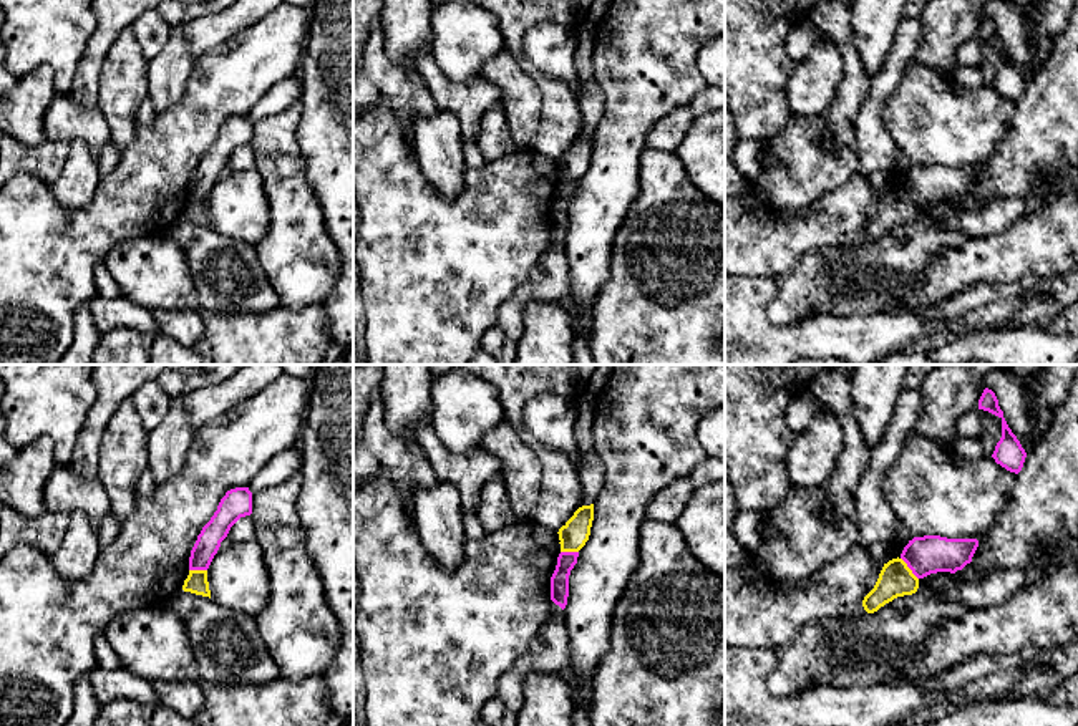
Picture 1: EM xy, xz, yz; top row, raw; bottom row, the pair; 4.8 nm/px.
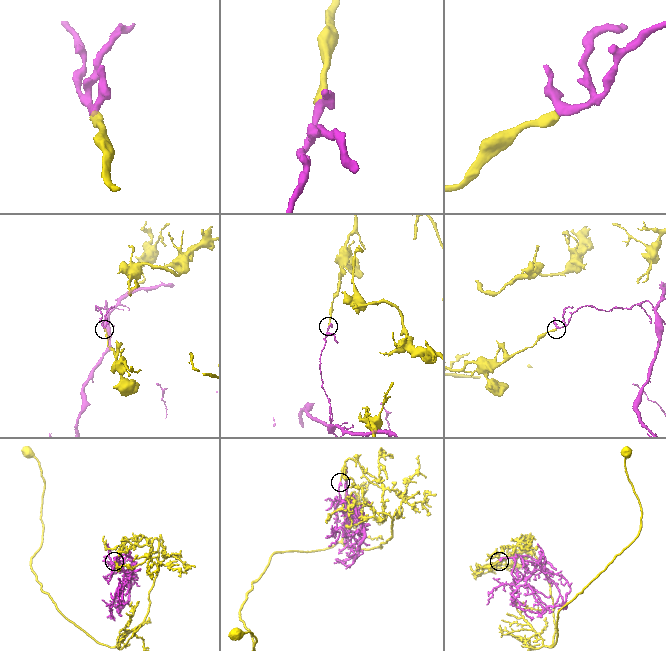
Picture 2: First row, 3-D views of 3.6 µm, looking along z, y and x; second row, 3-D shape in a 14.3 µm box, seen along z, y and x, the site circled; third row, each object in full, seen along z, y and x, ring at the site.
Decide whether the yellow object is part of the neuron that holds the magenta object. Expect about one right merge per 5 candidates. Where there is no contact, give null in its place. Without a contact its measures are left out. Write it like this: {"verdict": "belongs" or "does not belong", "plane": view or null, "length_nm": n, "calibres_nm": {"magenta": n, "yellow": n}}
{"verdict": "does not belong", "plane": "yz", "length_nm": 140, "calibres_nm": {"magenta": 190, "yellow": 170}}

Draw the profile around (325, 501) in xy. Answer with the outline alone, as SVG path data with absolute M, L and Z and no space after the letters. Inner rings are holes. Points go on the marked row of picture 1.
M315 365L297 449L302 487L297 514L307 554L320 574L327 602L340 623L338 650L322 673L332 714L353 718L353 365Z

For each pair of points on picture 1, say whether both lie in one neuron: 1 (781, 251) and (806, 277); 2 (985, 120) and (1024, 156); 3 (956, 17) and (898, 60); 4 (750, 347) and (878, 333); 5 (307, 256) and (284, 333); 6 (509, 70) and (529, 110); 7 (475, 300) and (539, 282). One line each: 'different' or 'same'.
1: different
2: different
3: different
4: same
5: different
6: same
7: different

